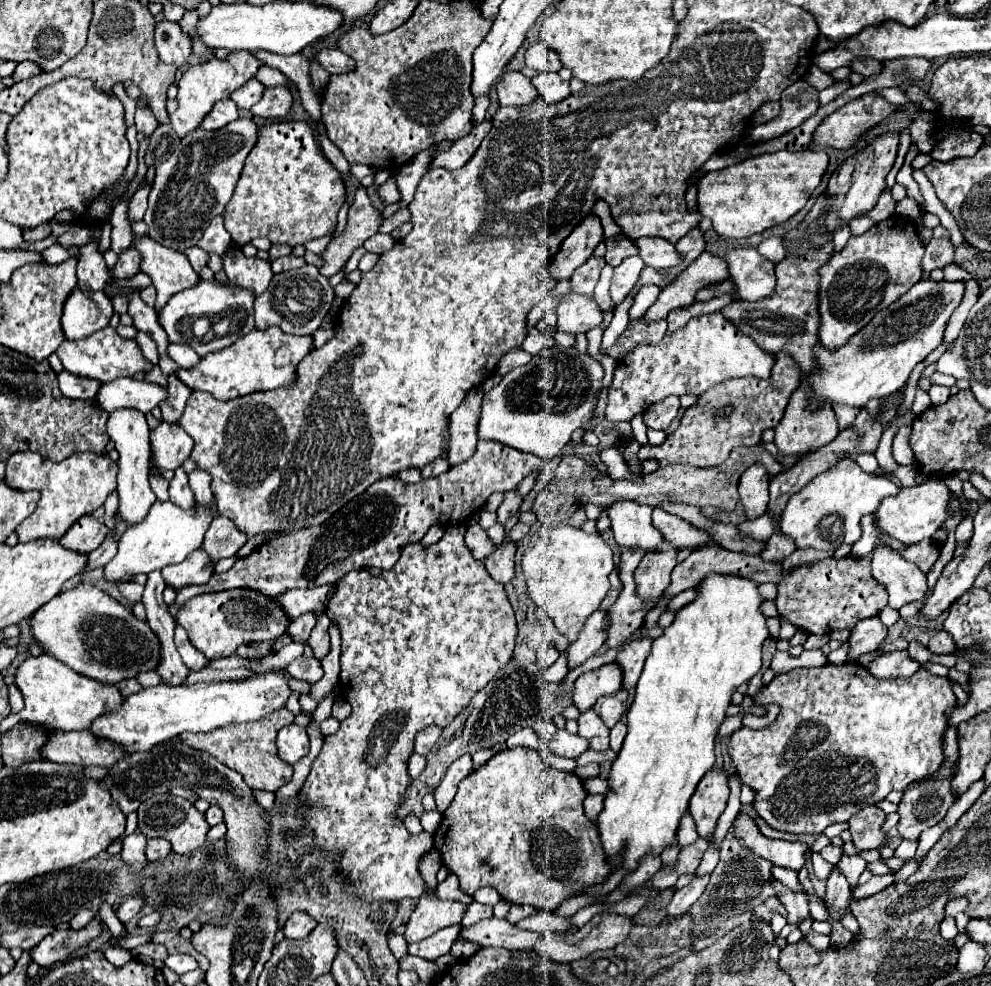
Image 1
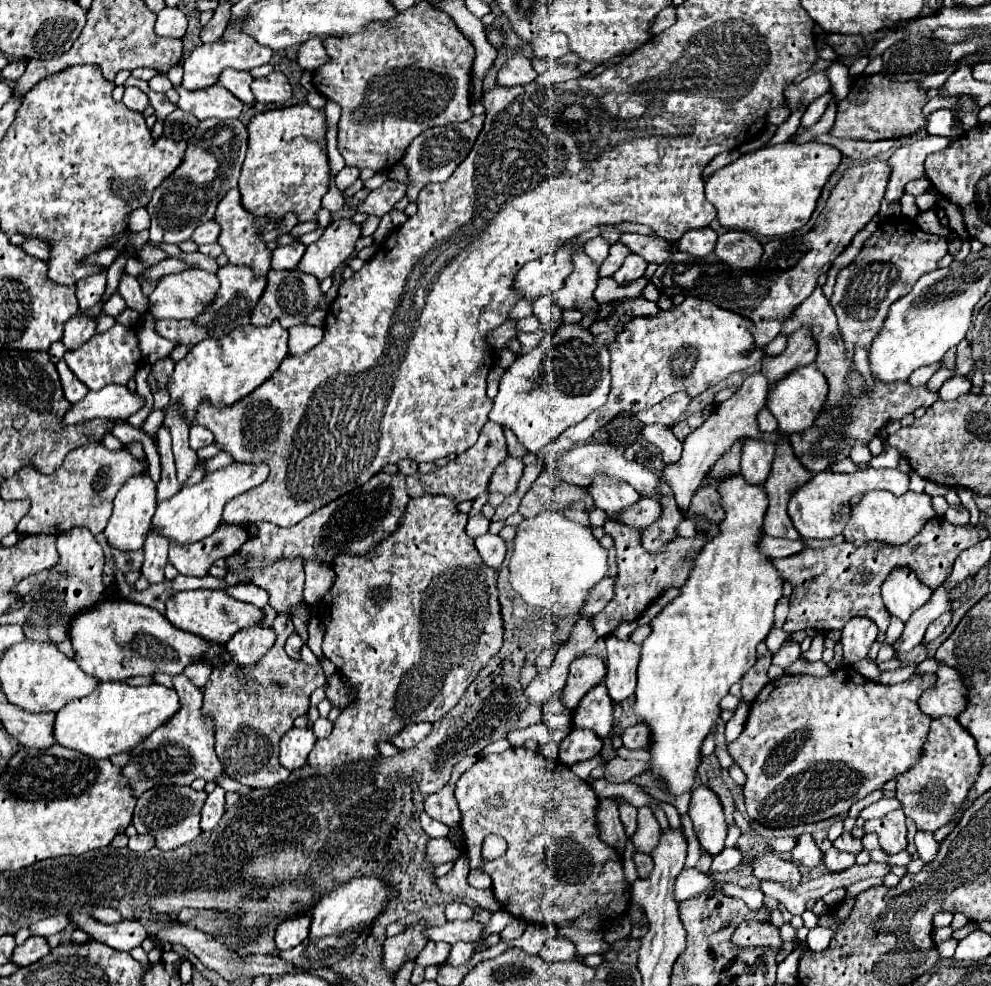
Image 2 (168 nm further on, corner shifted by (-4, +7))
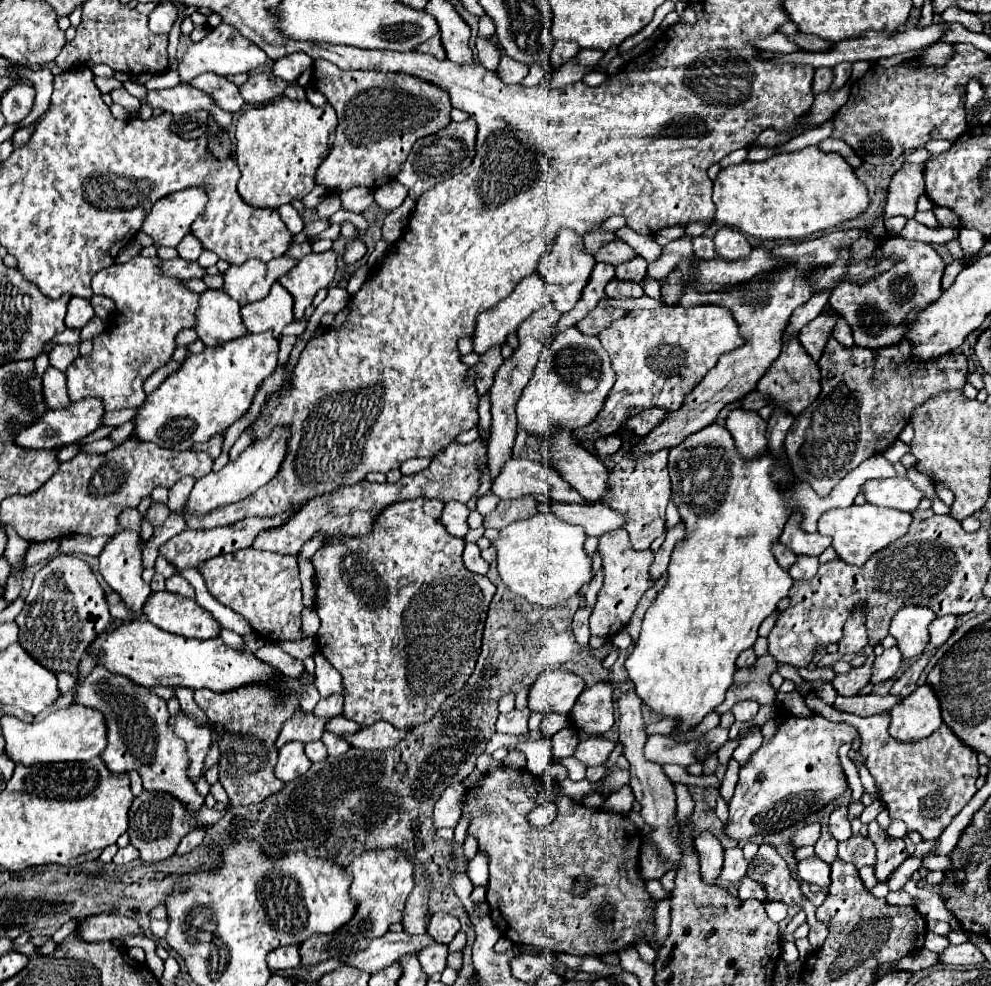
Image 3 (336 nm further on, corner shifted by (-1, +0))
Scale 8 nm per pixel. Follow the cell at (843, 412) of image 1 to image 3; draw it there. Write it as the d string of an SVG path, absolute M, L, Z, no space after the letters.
M903 237L883 239L873 255L881 259L893 257L893 267L885 271L885 275L877 275L873 283L865 283L865 287L841 281L839 287L831 291L829 305L849 323L855 345L877 349L899 343L905 333L903 323L911 321L921 307L927 307L941 295L941 275L945 271L945 263L929 243L907 241Z

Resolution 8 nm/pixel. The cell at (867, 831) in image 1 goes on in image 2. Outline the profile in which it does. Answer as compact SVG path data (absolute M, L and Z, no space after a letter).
M894 810L888 816L882 816L878 820L866 820L864 830L866 832L876 832L880 840L880 848L886 854L898 854L904 852L908 846L906 840L906 816L902 810Z

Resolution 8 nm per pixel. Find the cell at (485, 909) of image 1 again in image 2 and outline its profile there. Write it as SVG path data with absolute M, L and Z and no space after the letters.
M452 902L446 906L444 910L446 914L446 920L448 922L454 922L454 920L470 920L474 916L474 910L462 902Z

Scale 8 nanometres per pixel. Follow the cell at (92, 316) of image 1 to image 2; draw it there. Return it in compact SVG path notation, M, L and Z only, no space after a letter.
M78 312L74 316L74 320L70 320L64 328L62 342L64 342L66 350L76 350L82 344L86 344L94 336L94 328L96 328L96 320Z

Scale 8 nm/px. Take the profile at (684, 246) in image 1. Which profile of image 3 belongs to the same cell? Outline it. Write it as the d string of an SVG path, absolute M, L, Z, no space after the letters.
M705 235L701 237L695 237L693 239L693 251L697 255L697 259L709 259L709 257L717 257L715 255L715 249L713 249L713 241Z

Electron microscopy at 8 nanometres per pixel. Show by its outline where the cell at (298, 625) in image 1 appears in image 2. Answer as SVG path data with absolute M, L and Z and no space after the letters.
M294 632L294 634L288 636L288 640L286 640L286 644L284 644L284 650L286 650L286 654L288 654L292 660L300 660L300 648L302 648L302 644L304 644L304 640Z

